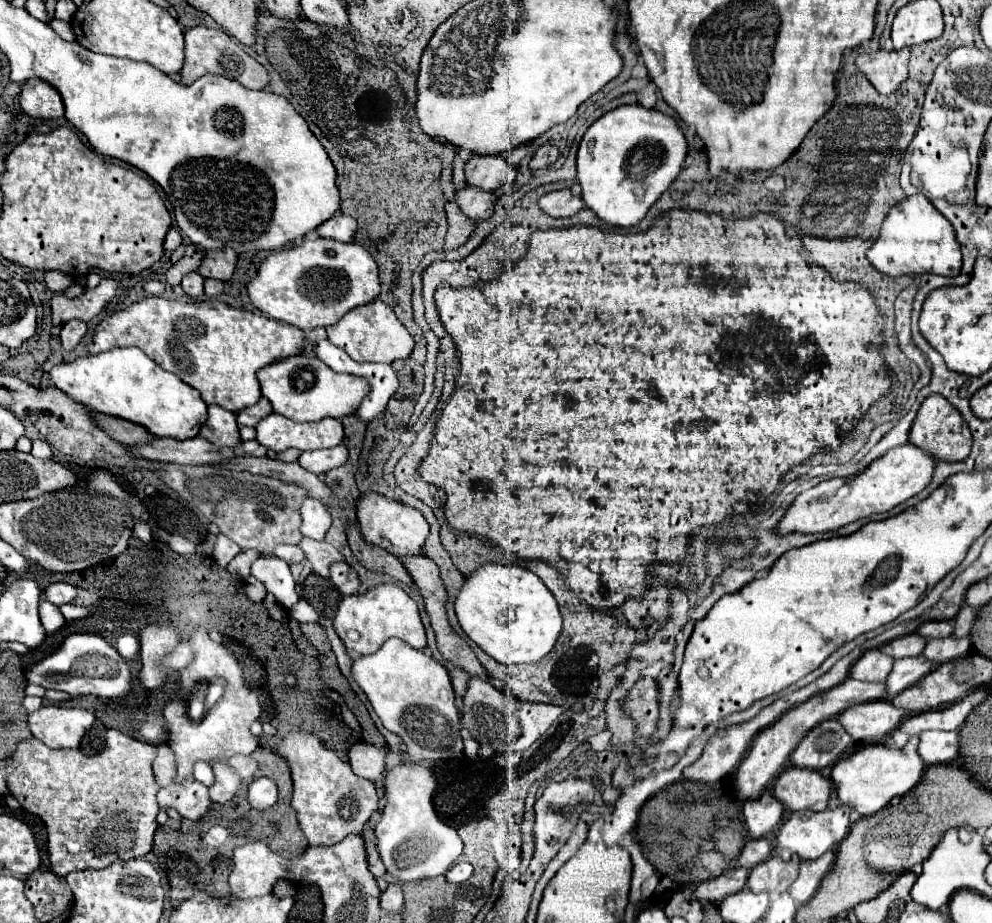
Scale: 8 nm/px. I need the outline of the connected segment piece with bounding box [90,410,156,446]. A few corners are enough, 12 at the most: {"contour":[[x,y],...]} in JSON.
{"contour":[[90,410],[90,418],[120,444],[154,440],[142,426]]}

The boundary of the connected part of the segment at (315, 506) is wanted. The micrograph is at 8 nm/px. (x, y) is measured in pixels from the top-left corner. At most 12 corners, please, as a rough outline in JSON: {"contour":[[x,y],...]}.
{"contour":[[320,500],[302,504],[302,534],[324,540],[332,516]]}

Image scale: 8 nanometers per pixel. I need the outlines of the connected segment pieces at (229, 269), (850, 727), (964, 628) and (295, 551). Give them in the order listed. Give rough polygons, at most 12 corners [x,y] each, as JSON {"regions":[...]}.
{"regions":[[[230,248],[204,250],[196,272],[226,282],[238,256]],[[888,700],[856,704],[838,720],[854,740],[896,730],[904,708]],[[962,606],[954,618],[954,636],[964,638],[976,618],[976,610]],[[278,546],[274,556],[288,564],[304,562],[306,554],[298,546]]]}

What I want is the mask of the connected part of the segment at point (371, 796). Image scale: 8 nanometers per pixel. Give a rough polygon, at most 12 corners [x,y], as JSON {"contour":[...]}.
{"contour":[[292,730],[292,808],[310,846],[362,834],[374,782]]}

